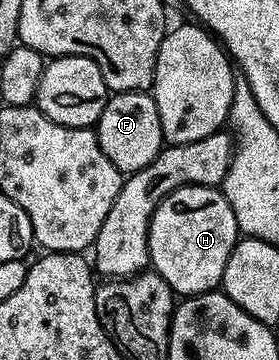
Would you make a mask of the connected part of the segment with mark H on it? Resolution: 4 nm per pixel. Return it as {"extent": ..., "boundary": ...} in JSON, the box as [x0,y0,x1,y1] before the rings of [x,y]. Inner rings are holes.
{"extent":[149,184,239,297],"boundary":[[[188,184],[159,202],[149,223],[149,263],[178,297],[212,292],[222,283],[228,259],[239,239],[235,214],[220,187]]]}

